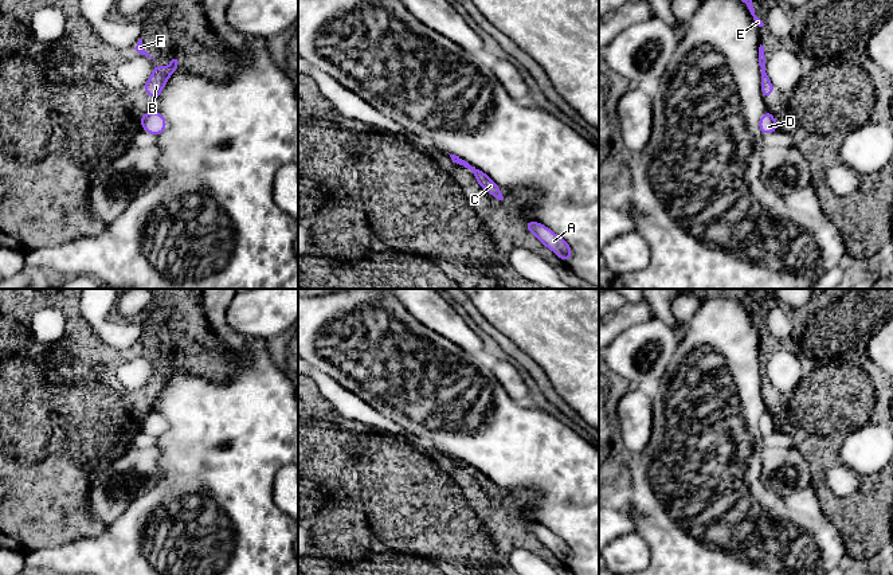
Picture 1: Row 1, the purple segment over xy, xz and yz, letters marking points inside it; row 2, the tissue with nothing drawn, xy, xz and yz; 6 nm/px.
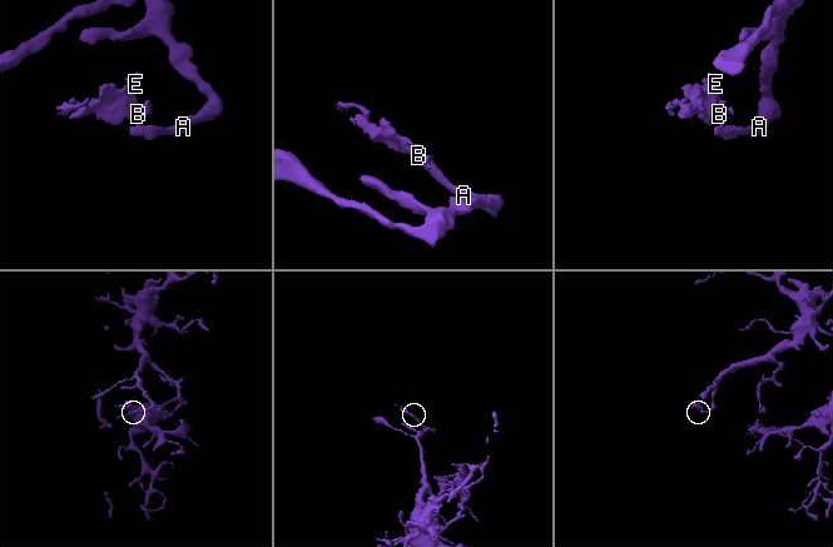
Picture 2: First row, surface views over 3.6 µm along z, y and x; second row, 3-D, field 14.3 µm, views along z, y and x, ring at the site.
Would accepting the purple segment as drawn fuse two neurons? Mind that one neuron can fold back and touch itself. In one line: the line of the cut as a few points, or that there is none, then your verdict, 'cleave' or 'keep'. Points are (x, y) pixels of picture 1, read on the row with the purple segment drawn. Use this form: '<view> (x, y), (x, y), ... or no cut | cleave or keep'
xy (145, 114), (141, 117) | cleave

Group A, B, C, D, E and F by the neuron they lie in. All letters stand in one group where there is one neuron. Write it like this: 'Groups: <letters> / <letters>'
Groups: A C D / B E F

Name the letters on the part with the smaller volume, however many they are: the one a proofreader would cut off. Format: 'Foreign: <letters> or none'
Foreign: B, E, F

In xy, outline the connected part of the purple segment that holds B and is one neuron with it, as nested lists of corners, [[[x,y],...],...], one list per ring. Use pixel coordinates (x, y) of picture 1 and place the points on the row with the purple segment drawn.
[[[171,56],[171,64],[167,67],[154,63],[153,73],[150,74],[148,82],[141,87],[150,95],[152,102],[158,98],[169,77],[177,70],[179,62],[179,56]]]

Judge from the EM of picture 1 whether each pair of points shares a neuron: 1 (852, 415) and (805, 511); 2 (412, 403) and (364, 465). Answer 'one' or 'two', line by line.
1: two
2: two

